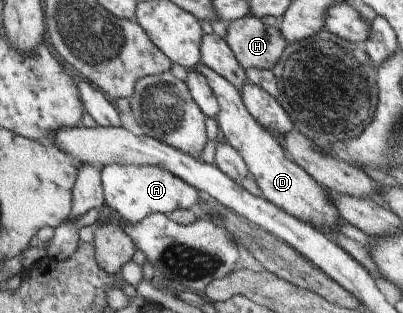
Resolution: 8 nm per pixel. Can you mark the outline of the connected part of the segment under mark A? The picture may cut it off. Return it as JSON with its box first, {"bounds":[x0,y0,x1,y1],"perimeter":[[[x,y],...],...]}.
{"bounds":[99,163,199,223],"perimeter":[[[110,163],[99,168],[104,207],[118,218],[135,223],[150,213],[168,214],[176,209],[197,210],[199,192],[177,175],[155,165]]]}

